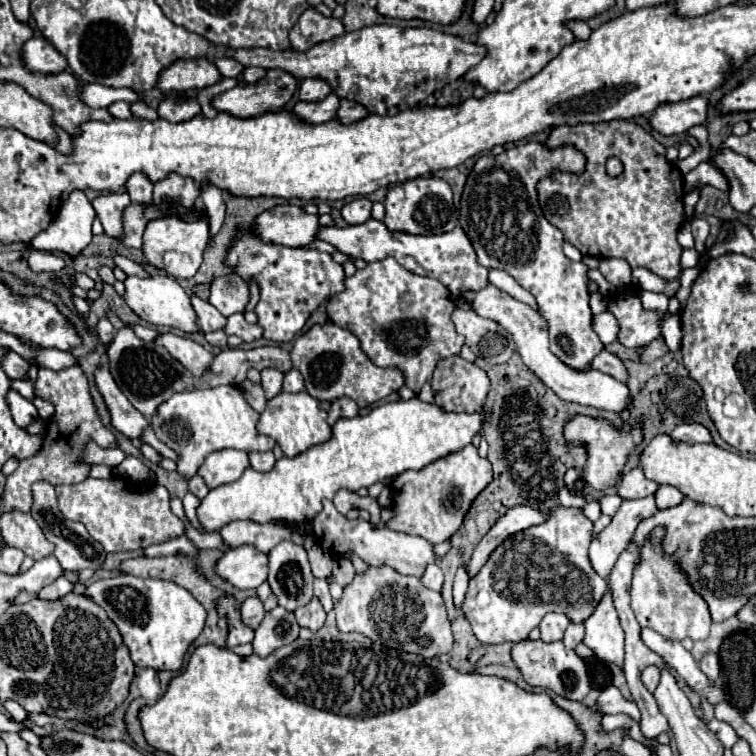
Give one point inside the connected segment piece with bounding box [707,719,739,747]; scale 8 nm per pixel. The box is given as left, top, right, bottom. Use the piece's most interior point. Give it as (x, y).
(724, 731)

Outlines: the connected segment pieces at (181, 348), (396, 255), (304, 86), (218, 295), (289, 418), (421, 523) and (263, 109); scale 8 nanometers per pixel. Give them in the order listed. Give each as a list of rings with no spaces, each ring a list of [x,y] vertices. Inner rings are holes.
[[[161,333],[155,339],[157,345],[165,347],[173,359],[177,359],[185,369],[189,369],[195,377],[199,377],[209,363],[213,361],[213,355],[203,349],[199,343],[191,341],[189,337],[179,337],[173,333]]]
[[[369,219],[363,225],[351,225],[345,229],[339,227],[319,227],[317,239],[331,243],[339,253],[349,255],[351,259],[363,259],[367,263],[379,261],[385,257],[393,257],[401,267],[415,275],[425,275],[441,281],[451,293],[459,295],[463,291],[481,291],[489,285],[487,269],[477,263],[475,251],[467,235],[461,227],[455,227],[443,235],[407,235],[407,233],[391,233],[383,221]]]
[[[303,79],[299,87],[301,101],[323,101],[331,93],[331,87],[323,79]]]
[[[237,273],[217,277],[211,283],[209,303],[217,307],[219,313],[225,317],[233,313],[243,313],[245,305],[249,303],[249,285],[241,277],[237,277]]]
[[[279,393],[277,397],[267,401],[265,411],[261,413],[259,433],[275,439],[287,457],[295,457],[305,449],[325,443],[331,437],[331,427],[327,423],[327,411],[319,407],[319,401],[313,399],[309,393]]]
[[[475,445],[433,461],[421,471],[405,471],[391,481],[393,517],[385,523],[387,529],[419,535],[427,541],[447,541],[463,523],[465,513],[477,495],[493,481],[491,463],[479,457]]]
[[[269,69],[263,79],[259,79],[253,85],[243,85],[243,87],[233,87],[229,91],[223,91],[211,99],[211,105],[219,113],[229,113],[233,117],[257,117],[261,113],[277,113],[277,109],[285,109],[285,103],[291,101],[293,93],[297,91],[297,79],[289,75],[287,71],[281,69]]]

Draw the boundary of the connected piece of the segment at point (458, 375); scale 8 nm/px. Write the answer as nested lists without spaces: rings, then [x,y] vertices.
[[[461,357],[441,361],[433,375],[435,405],[447,413],[479,413],[489,393],[487,373]]]

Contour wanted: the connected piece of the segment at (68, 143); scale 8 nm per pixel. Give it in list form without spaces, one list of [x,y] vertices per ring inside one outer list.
[[[55,127],[57,129],[57,133],[59,133],[59,141],[57,141],[57,151],[59,153],[73,153],[73,141],[71,141],[71,135],[69,133],[65,133],[63,129],[59,129],[59,127]]]

